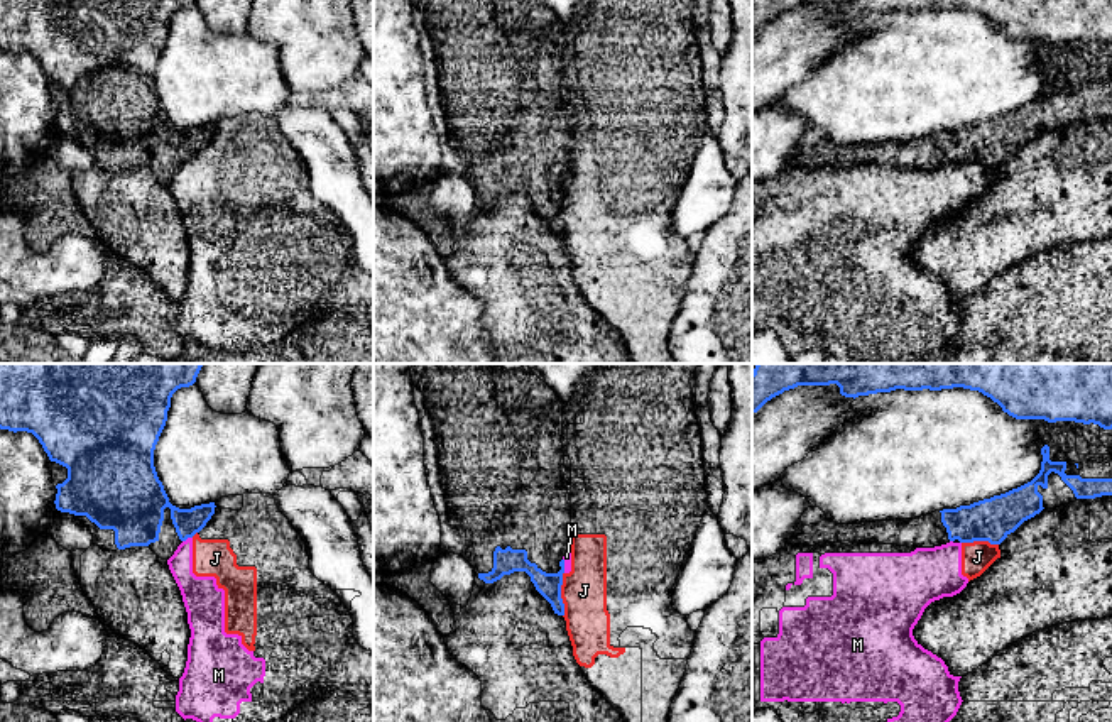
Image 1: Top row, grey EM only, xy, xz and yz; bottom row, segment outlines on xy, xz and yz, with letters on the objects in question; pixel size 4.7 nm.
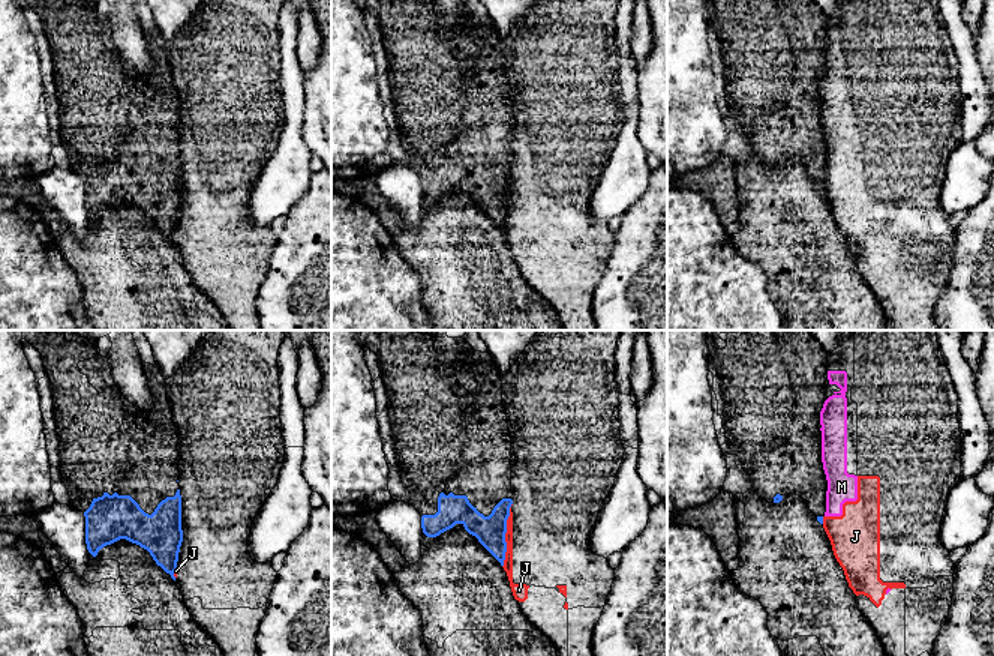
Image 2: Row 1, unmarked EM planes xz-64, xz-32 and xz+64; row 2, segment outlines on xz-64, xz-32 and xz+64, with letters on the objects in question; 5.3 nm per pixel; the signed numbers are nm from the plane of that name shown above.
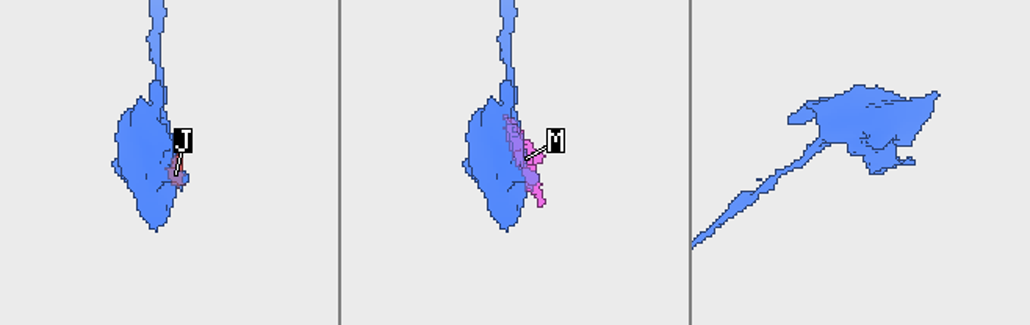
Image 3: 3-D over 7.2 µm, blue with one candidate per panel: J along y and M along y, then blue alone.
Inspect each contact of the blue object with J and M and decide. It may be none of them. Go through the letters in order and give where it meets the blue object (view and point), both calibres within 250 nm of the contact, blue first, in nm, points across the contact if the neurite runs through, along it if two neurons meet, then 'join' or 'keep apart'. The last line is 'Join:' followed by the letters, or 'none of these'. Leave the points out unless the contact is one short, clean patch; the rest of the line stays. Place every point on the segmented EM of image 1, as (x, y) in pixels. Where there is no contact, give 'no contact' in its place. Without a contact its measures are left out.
J: xz (560, 594) | 110/220 nm | along xz (563, 572), (563, 616) | keep apart
M: xy (186, 538) | 240/130 nm | along xy (191, 536), (183, 541) | keep apart
Join: none of these

